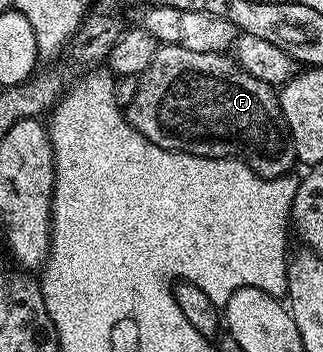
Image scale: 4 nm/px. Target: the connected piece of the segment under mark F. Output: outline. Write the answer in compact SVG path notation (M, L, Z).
M160 45L148 68L135 83L136 92L128 107L126 103L126 118L131 127L154 145L211 159L243 159L247 167L264 179L287 175L293 170L292 163L297 162L297 157L288 138L288 127L284 123L277 92L258 81L258 77L237 67L235 58L218 51L194 53L194 49L182 45Z

